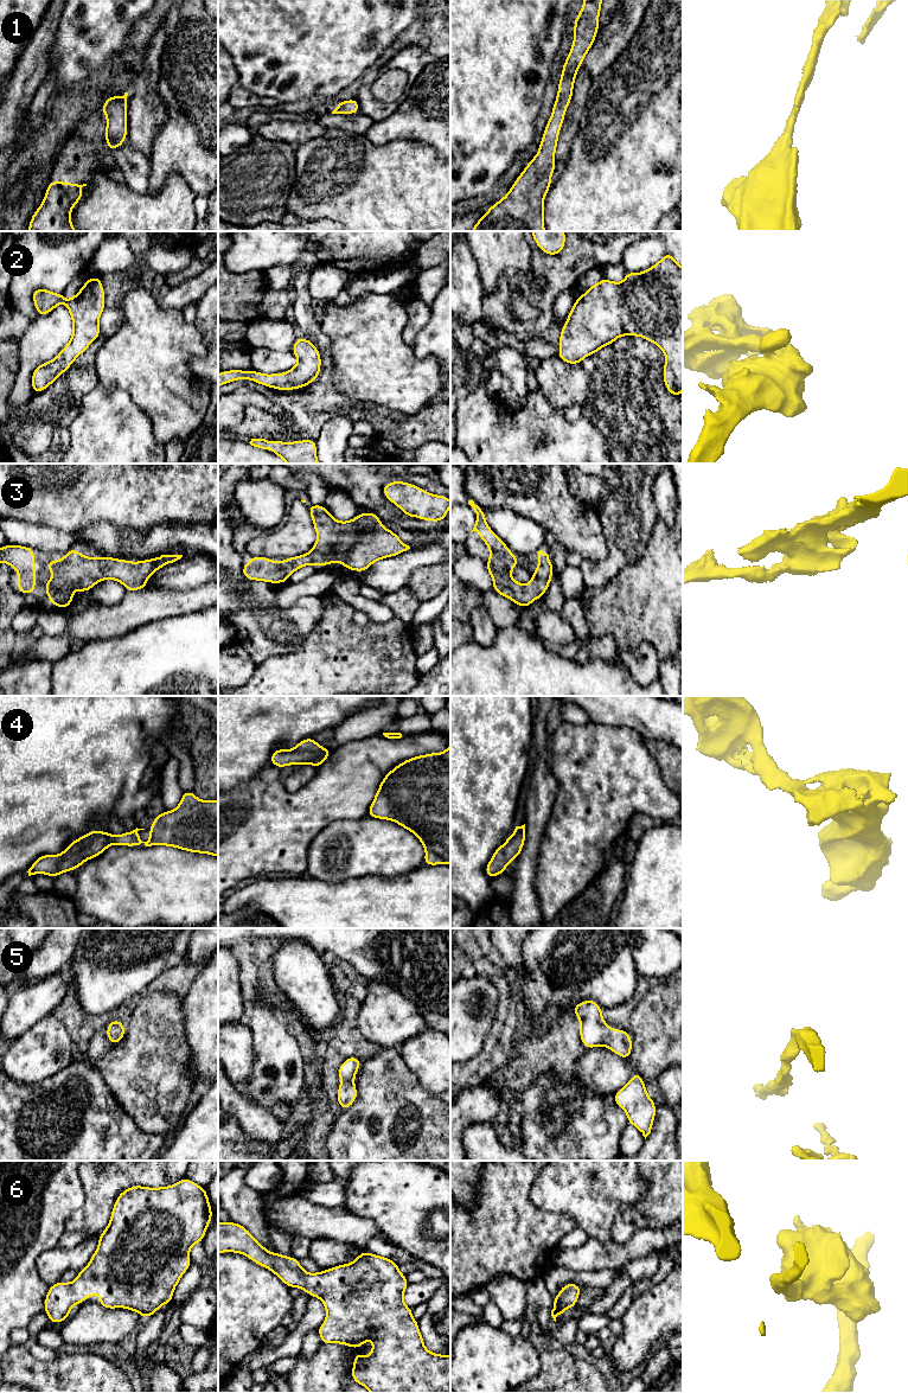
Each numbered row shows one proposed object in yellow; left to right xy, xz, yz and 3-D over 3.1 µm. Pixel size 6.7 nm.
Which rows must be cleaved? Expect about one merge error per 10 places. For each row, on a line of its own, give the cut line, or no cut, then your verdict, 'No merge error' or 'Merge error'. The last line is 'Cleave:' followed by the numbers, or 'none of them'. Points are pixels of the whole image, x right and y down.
1: No split. No merge error
2: No split. No merge error
3: No split. No merge error
4: No split. No merge error
5: No split. No merge error
6: No split. No merge error
Cleave: none of them

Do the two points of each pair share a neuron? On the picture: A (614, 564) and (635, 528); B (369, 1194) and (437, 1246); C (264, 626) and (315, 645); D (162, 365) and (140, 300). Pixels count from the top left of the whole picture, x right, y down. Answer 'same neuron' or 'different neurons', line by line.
A: same neuron
B: same neuron
C: different neurons
D: same neuron

